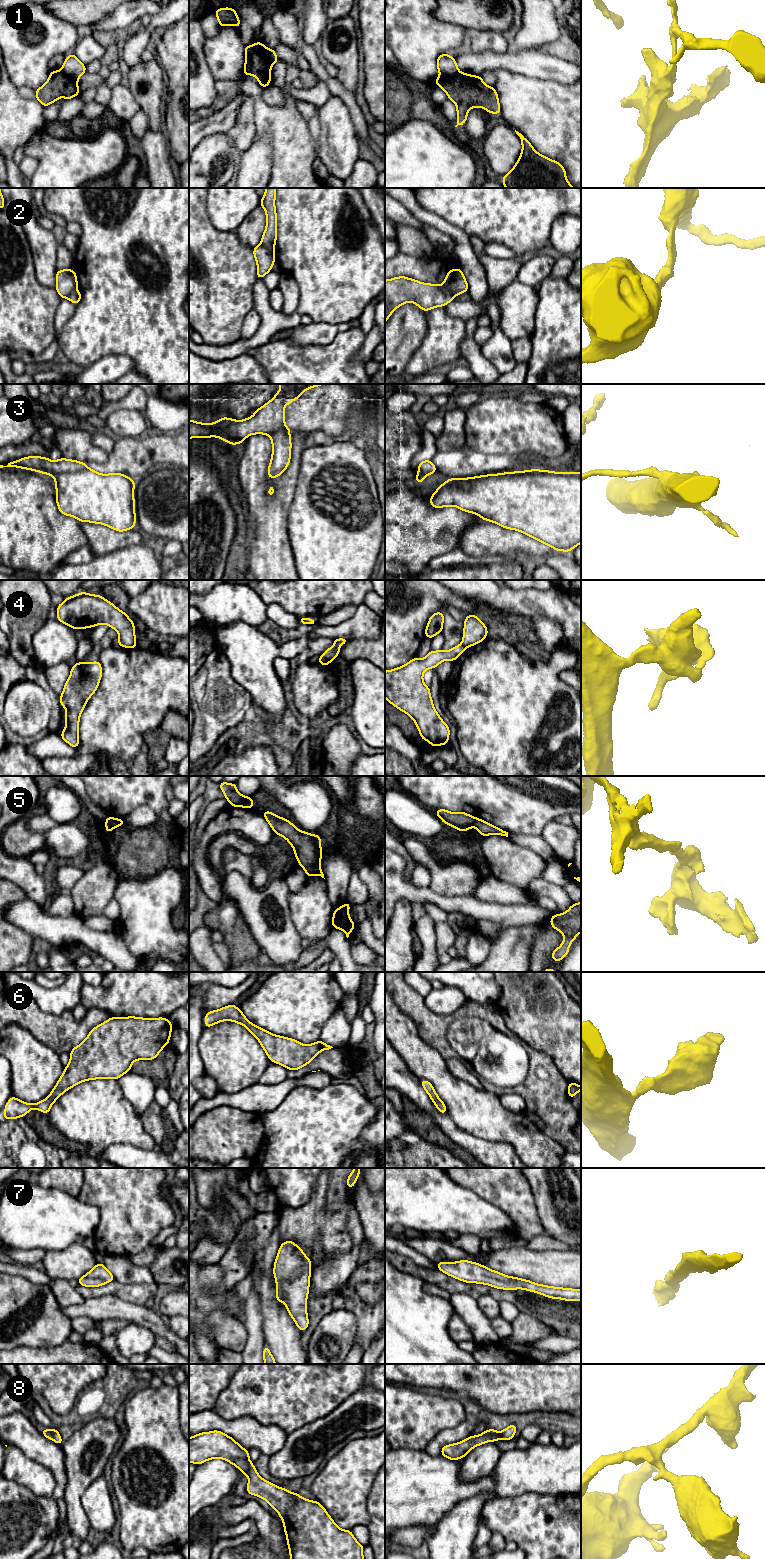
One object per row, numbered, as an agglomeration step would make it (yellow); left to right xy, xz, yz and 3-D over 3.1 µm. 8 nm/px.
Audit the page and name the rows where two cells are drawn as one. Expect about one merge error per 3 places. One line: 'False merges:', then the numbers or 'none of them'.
False merges: 1, 2, 4

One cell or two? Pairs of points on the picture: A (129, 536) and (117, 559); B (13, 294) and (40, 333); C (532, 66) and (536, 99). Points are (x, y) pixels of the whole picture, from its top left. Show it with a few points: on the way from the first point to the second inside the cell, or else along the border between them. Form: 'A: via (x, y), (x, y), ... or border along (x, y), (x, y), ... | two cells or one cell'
A: border along (147, 541), (130, 544), (102, 555) | two cells
B: via (13, 304), (30, 323) | one cell
C: border along (510, 71), (556, 82) | two cells

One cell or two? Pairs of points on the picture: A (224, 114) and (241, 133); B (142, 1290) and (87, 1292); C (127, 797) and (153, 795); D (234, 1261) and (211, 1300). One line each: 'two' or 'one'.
A: two
B: one
C: one
D: two

